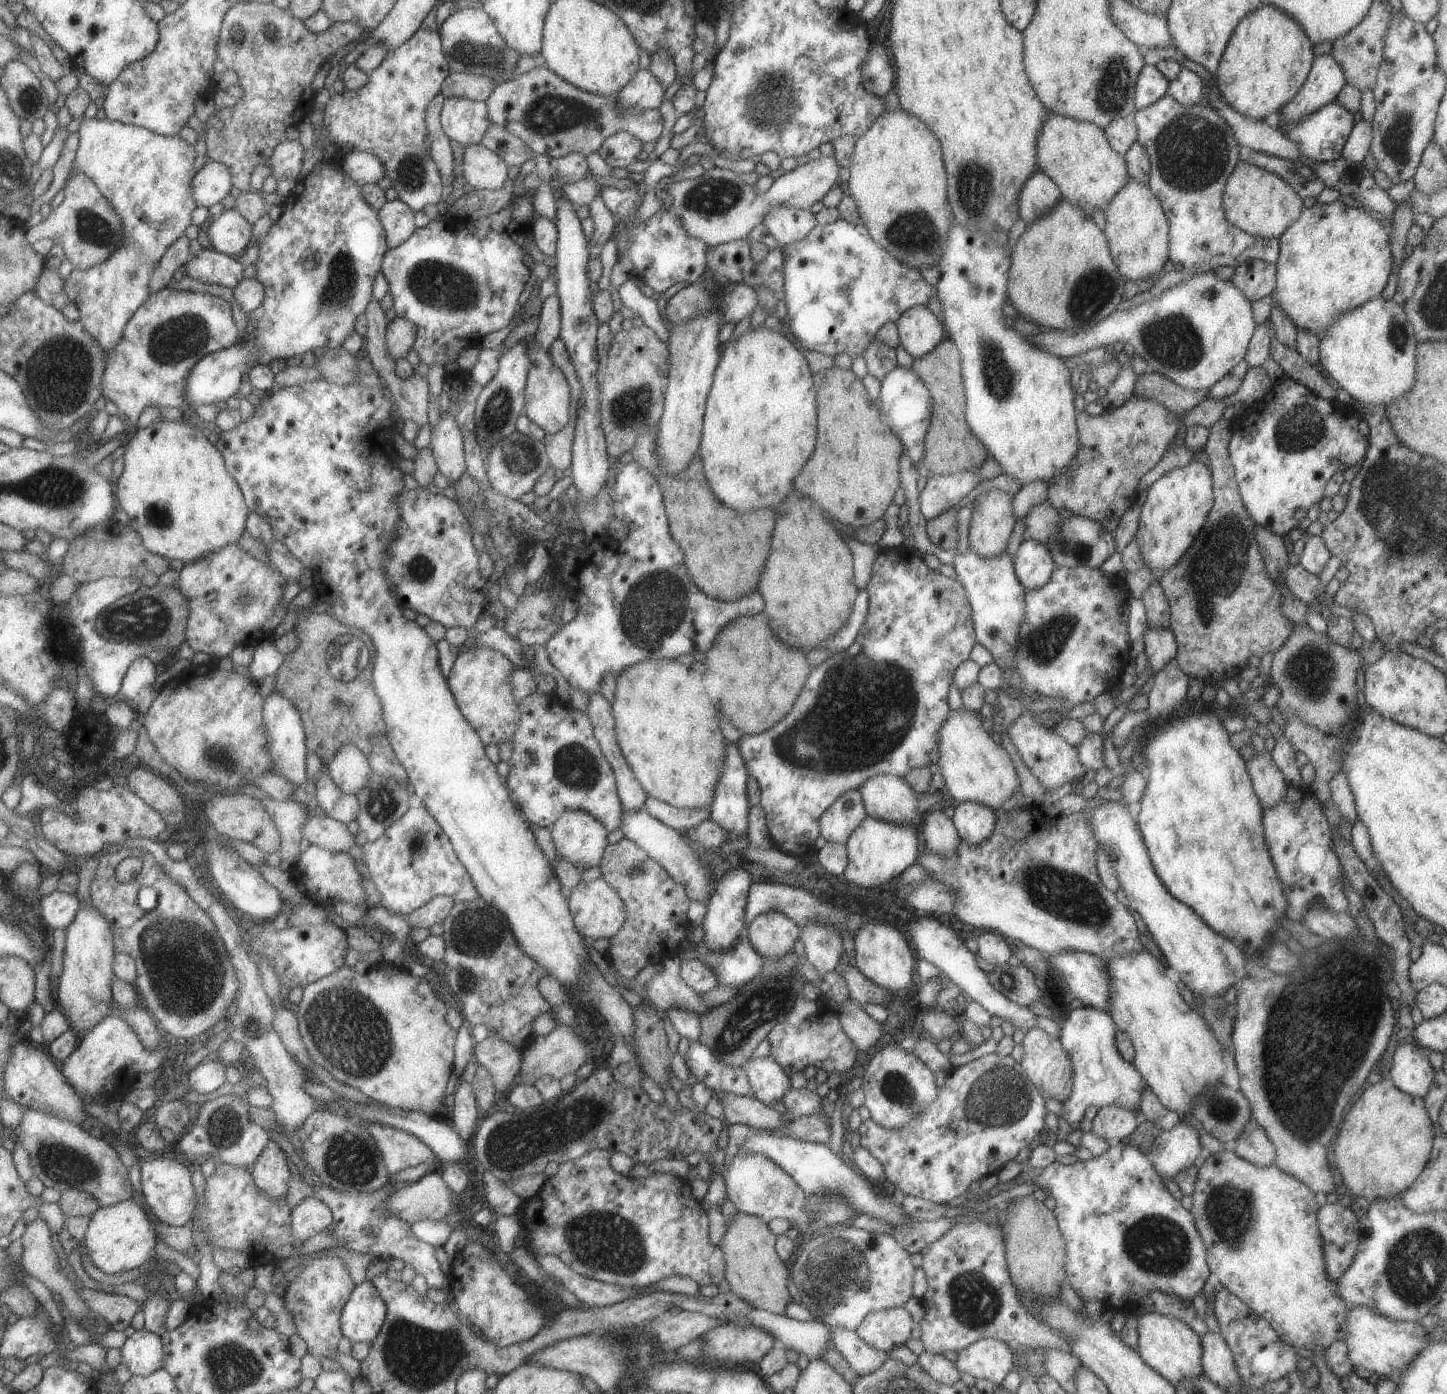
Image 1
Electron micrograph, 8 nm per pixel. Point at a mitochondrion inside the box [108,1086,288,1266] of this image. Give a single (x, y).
(226, 1127)

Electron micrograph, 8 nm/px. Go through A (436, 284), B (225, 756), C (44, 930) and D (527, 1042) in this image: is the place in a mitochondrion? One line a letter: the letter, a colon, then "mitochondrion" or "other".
A: mitochondrion
B: mitochondrion
C: other
D: other

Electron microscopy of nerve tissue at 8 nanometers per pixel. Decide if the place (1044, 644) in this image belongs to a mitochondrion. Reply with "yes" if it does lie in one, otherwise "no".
yes

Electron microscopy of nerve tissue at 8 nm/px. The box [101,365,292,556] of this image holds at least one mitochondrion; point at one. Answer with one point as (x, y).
(157, 514)

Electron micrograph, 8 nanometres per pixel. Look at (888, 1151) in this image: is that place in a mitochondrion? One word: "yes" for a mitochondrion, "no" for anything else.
no

